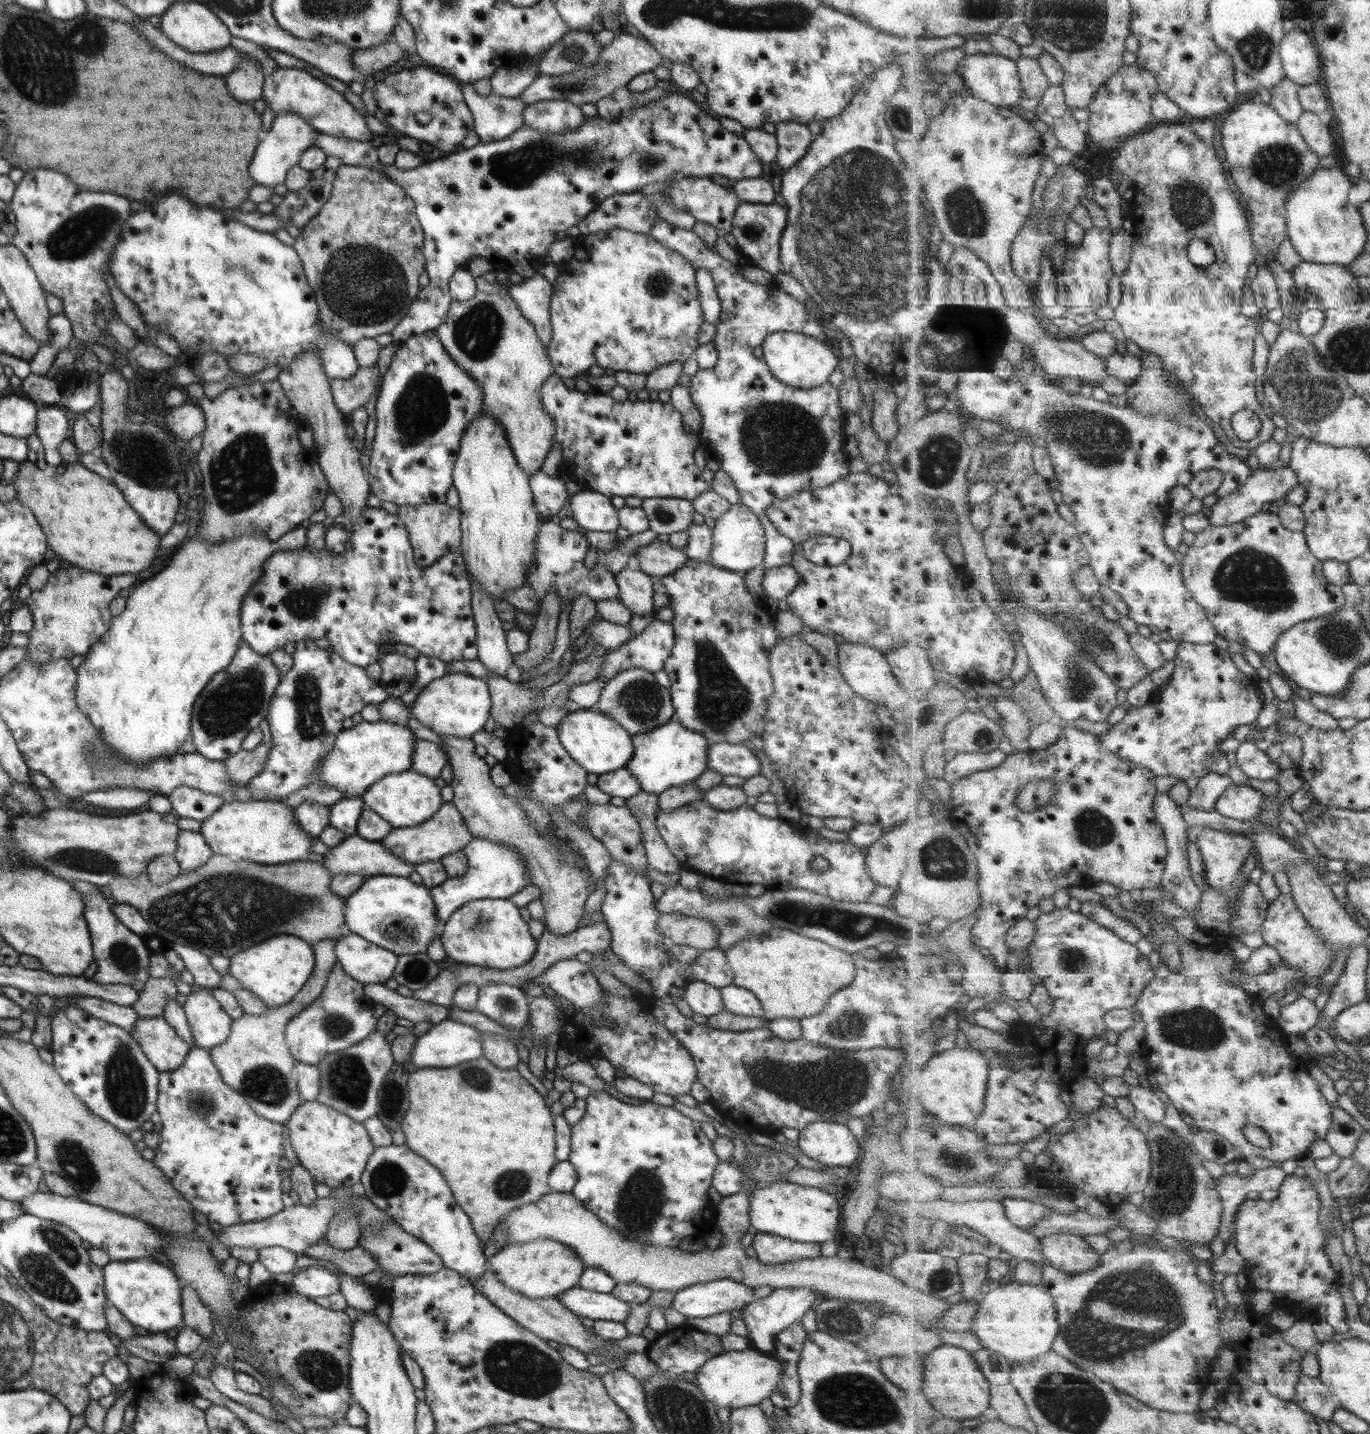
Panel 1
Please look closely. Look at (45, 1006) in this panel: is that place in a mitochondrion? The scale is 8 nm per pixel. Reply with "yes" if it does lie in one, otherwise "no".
no

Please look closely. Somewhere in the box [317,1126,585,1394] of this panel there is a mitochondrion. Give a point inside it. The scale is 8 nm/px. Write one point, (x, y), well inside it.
(388, 1179)

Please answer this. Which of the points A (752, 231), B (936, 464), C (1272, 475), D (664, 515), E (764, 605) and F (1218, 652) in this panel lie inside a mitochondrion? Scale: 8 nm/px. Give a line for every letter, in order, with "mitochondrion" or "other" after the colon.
A: mitochondrion
B: mitochondrion
C: other
D: mitochondrion
E: other
F: other

